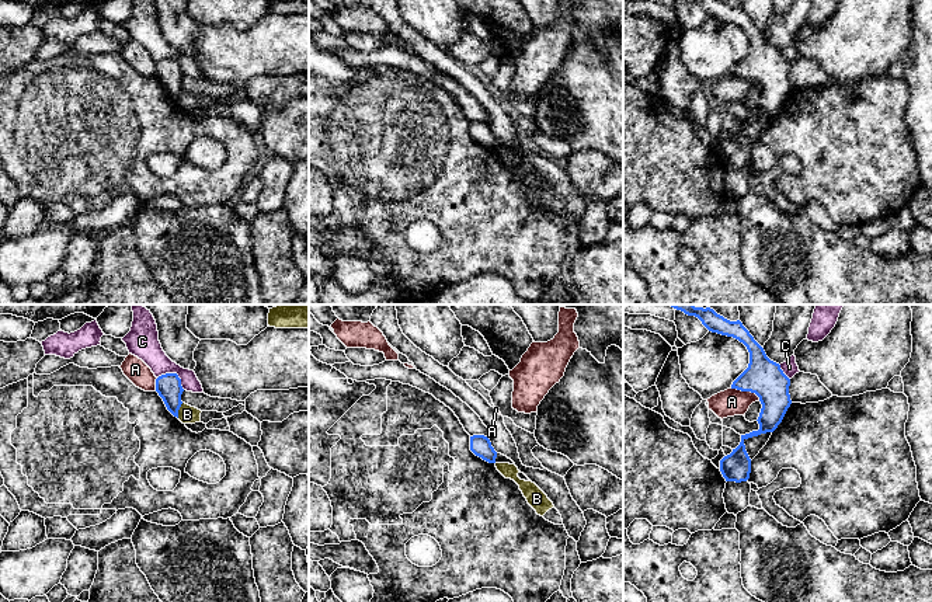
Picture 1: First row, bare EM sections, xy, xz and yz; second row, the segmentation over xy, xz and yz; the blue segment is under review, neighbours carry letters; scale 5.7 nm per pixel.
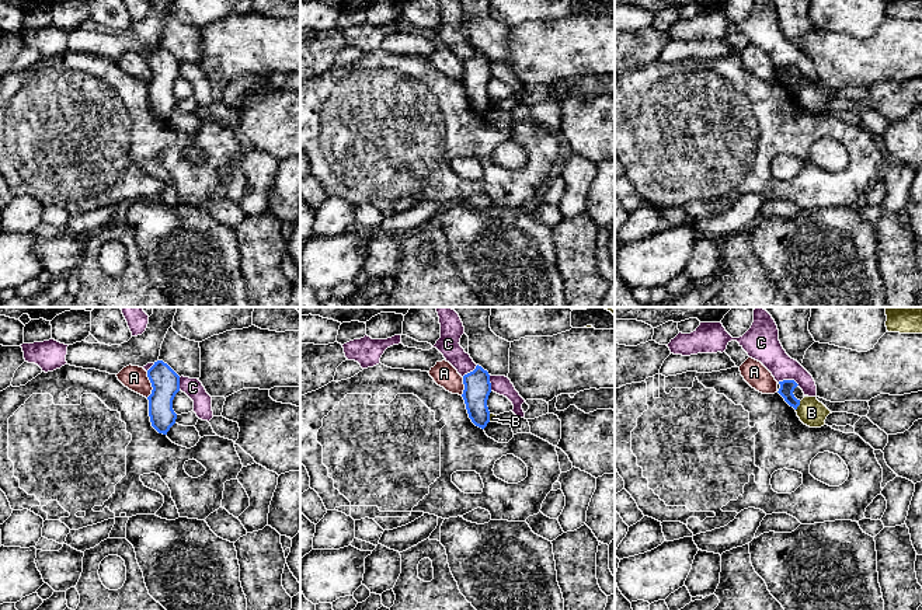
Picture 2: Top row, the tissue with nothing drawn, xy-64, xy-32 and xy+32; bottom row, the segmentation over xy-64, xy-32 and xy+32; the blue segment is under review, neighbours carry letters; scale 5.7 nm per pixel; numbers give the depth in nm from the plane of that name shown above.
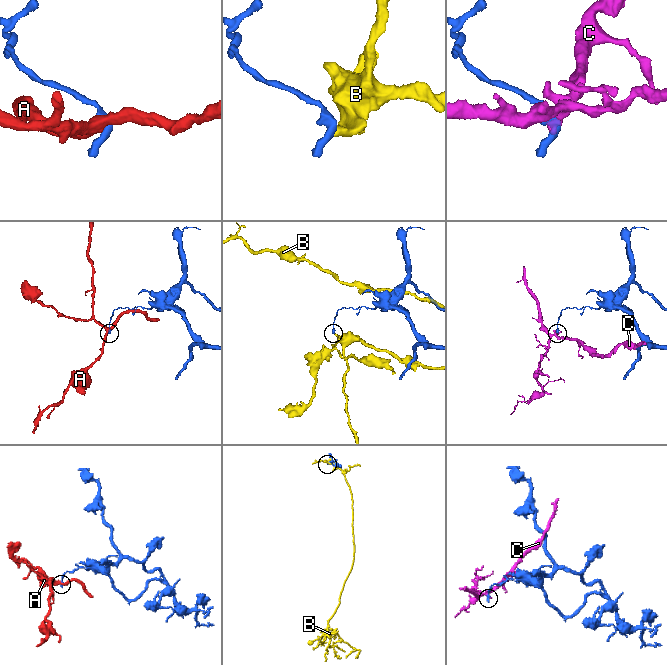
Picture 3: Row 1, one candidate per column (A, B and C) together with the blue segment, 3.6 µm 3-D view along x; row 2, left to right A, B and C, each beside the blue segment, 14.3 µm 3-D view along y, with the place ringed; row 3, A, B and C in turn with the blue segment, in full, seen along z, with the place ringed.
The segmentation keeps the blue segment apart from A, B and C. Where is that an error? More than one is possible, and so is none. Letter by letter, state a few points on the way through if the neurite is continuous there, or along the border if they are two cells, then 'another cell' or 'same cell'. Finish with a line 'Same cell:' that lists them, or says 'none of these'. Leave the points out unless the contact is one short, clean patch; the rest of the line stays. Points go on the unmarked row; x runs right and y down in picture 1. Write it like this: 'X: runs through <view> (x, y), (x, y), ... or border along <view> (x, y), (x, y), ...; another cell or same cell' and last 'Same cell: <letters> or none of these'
A: border along yz (730, 73), (750, 76), (760, 86); another cell
B: border along xy (183, 89), (177, 103); another cell
C: border along xy (157, 62), (176, 59), (184, 75); another cell
Same cell: none of these

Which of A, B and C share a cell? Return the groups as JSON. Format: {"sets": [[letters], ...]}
{"sets": [["A"], ["B"], ["C"]]}

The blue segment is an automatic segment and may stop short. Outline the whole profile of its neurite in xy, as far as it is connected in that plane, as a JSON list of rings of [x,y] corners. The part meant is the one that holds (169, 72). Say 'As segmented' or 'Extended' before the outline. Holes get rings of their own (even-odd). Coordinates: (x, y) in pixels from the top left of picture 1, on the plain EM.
As segmented. [[[166,59],[156,65],[156,77],[163,84],[167,95],[178,104],[178,95],[182,90],[181,80],[184,77],[181,65],[177,59]]]

